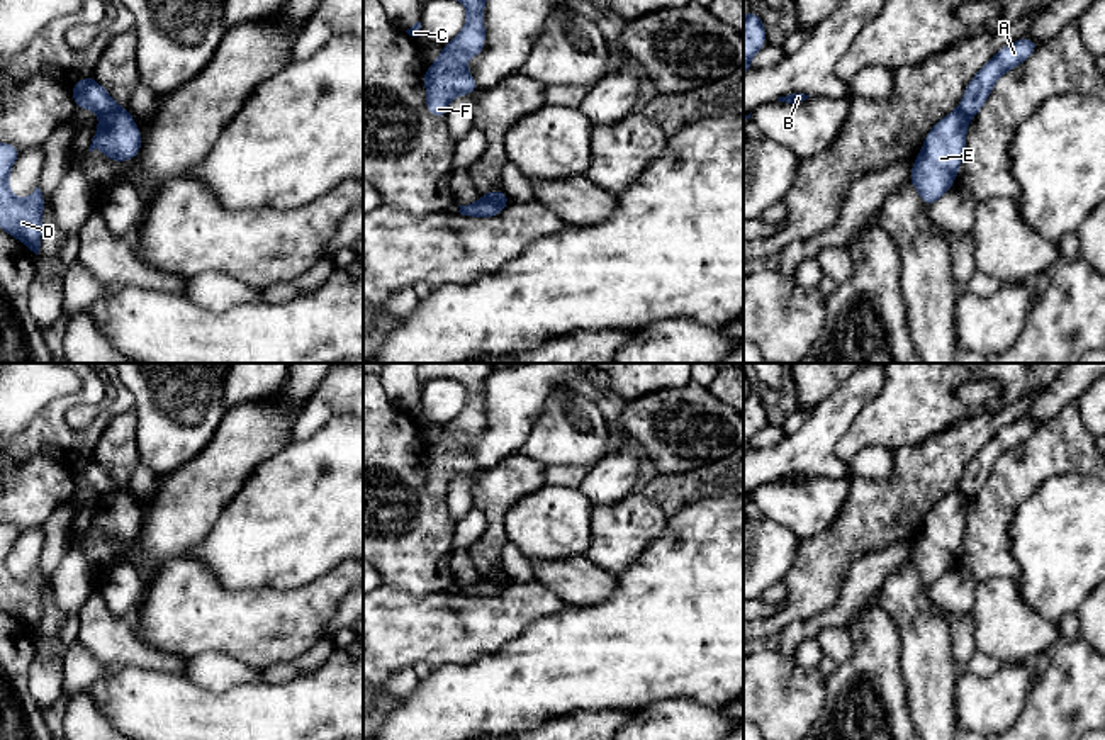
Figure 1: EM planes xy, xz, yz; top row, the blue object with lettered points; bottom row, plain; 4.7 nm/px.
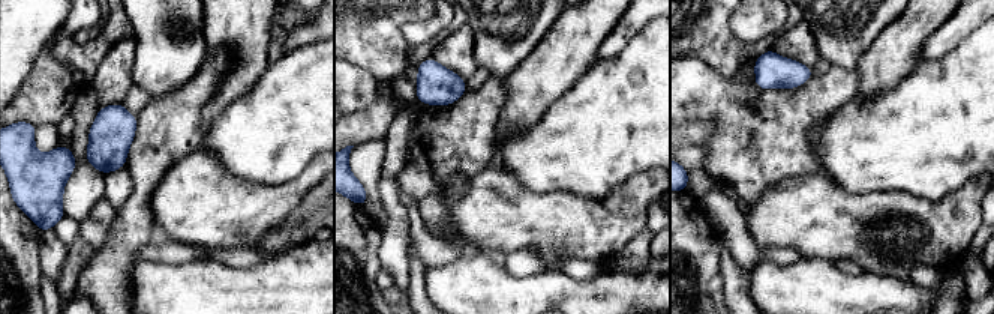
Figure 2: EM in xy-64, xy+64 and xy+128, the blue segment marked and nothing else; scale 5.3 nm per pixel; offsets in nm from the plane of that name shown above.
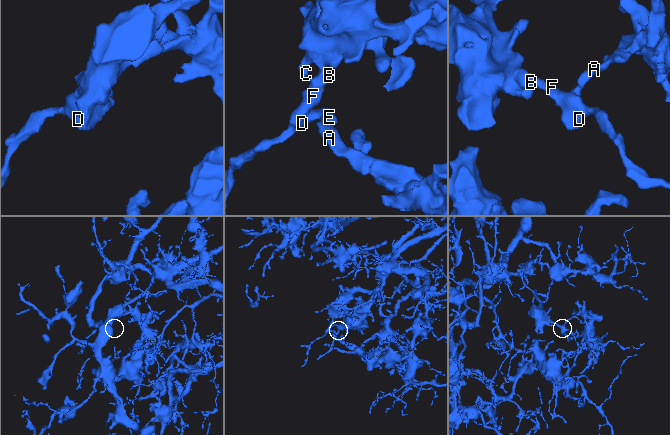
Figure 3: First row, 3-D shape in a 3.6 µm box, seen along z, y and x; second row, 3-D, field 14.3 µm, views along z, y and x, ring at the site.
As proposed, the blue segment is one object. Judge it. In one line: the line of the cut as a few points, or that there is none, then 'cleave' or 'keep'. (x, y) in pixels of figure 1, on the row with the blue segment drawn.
cut xy (123, 107), (100, 117); cleave

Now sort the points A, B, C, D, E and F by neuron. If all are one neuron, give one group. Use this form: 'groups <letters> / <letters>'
groups A / B C D E F

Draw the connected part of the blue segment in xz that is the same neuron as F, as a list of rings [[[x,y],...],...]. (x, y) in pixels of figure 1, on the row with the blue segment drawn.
[[[485,0],[458,2],[467,8],[467,22],[462,32],[441,48],[440,58],[424,71],[426,109],[431,115],[443,121],[453,97],[470,95],[479,90],[465,66],[465,59],[482,54],[485,42]]]

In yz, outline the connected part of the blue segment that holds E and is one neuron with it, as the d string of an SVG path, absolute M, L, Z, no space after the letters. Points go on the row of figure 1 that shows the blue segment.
M957 109L940 119L923 139L923 148L910 173L910 183L927 207L956 183L964 158L968 124L969 119Z

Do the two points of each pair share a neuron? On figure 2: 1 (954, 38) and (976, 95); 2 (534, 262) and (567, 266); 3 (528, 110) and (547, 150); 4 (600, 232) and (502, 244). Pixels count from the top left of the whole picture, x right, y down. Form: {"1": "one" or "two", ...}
{"1": "two", "2": "one", "3": "two", "4": "one"}

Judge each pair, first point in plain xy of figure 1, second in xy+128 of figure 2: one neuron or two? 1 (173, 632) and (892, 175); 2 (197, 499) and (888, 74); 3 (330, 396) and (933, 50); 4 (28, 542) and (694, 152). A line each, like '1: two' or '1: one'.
1: two
2: one
3: one
4: one

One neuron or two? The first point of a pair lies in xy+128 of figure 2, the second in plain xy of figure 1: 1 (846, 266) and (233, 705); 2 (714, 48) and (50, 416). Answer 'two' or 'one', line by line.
1: two
2: one

